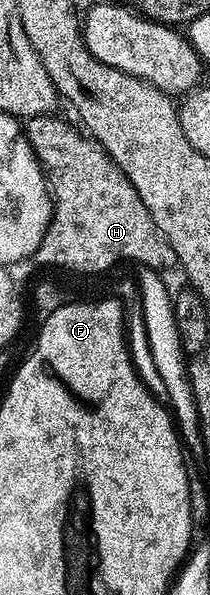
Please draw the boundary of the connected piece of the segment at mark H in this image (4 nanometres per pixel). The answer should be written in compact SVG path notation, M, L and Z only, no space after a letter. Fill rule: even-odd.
M35 115L23 126L51 191L49 227L37 249L35 262L78 270L81 274L105 270L120 258L130 258L158 272L176 266L177 257L171 244L158 232L139 192L135 192L131 180L113 163L111 155L88 133L55 117Z

